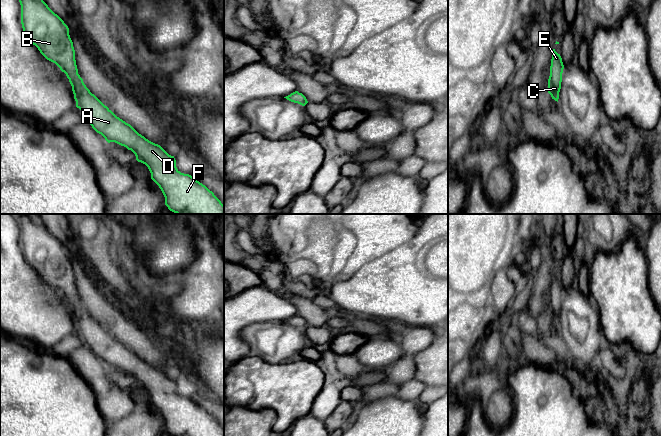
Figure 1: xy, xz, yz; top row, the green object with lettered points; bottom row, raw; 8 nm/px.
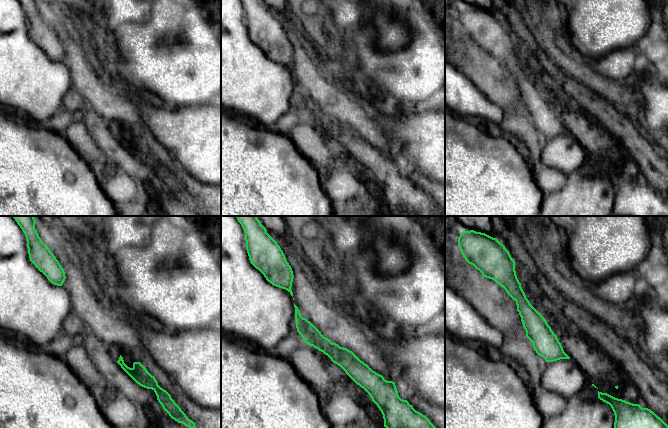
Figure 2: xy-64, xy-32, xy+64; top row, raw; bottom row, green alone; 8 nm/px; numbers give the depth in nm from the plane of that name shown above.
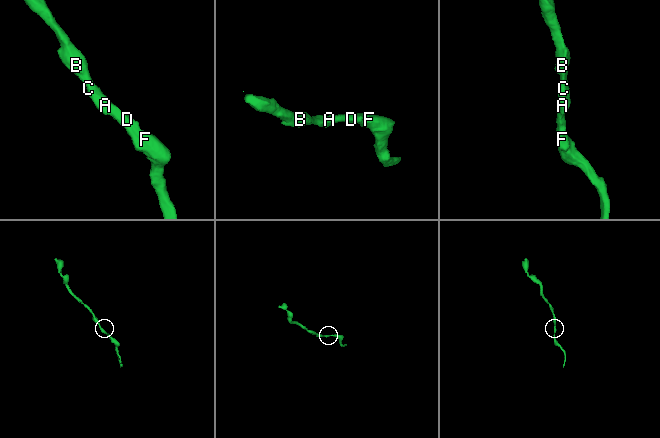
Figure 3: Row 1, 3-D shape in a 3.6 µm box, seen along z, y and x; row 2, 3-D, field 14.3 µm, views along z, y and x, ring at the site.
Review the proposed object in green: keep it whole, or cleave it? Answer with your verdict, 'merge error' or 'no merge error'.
no merge error

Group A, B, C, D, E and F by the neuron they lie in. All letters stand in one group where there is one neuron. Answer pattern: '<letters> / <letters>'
A B C D E F

